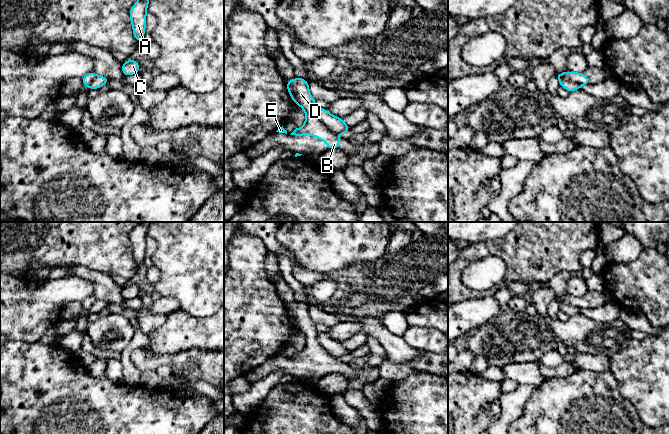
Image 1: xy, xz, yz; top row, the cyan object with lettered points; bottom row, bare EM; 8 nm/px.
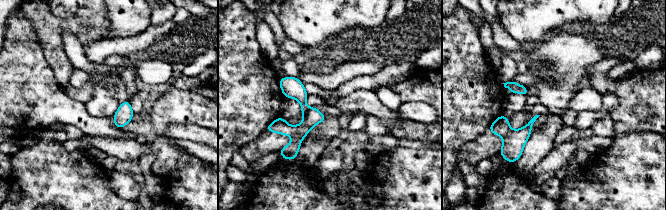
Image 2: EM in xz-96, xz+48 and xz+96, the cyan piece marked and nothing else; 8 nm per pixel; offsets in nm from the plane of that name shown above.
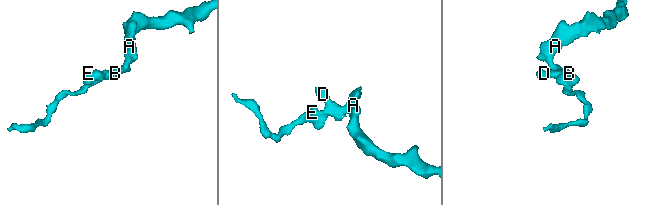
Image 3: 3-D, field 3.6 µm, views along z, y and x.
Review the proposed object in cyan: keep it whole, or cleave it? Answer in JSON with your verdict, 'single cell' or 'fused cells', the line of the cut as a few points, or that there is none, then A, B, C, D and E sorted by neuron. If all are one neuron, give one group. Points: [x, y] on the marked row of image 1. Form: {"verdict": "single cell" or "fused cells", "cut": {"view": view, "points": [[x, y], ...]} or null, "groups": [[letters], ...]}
{"verdict": "fused cells", "cut": {"view": "xz", "points": [[318, 109], [318, 119], [336, 134]]}, "groups": [["A", "C"], ["B", "D", "E"]]}

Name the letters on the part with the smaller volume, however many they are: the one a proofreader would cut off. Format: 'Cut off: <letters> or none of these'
Cut off: B, D, E

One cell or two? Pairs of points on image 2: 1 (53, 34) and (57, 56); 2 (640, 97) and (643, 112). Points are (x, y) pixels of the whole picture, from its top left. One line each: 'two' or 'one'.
1: one
2: two

